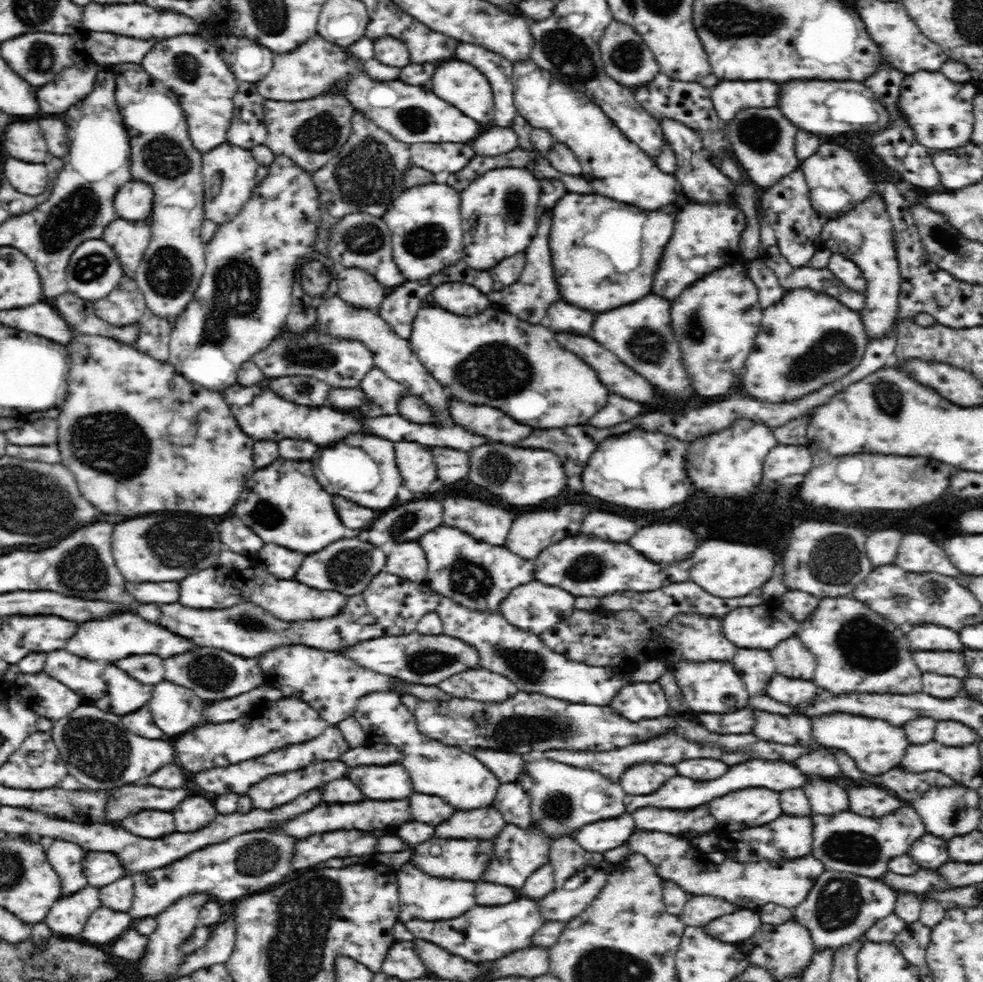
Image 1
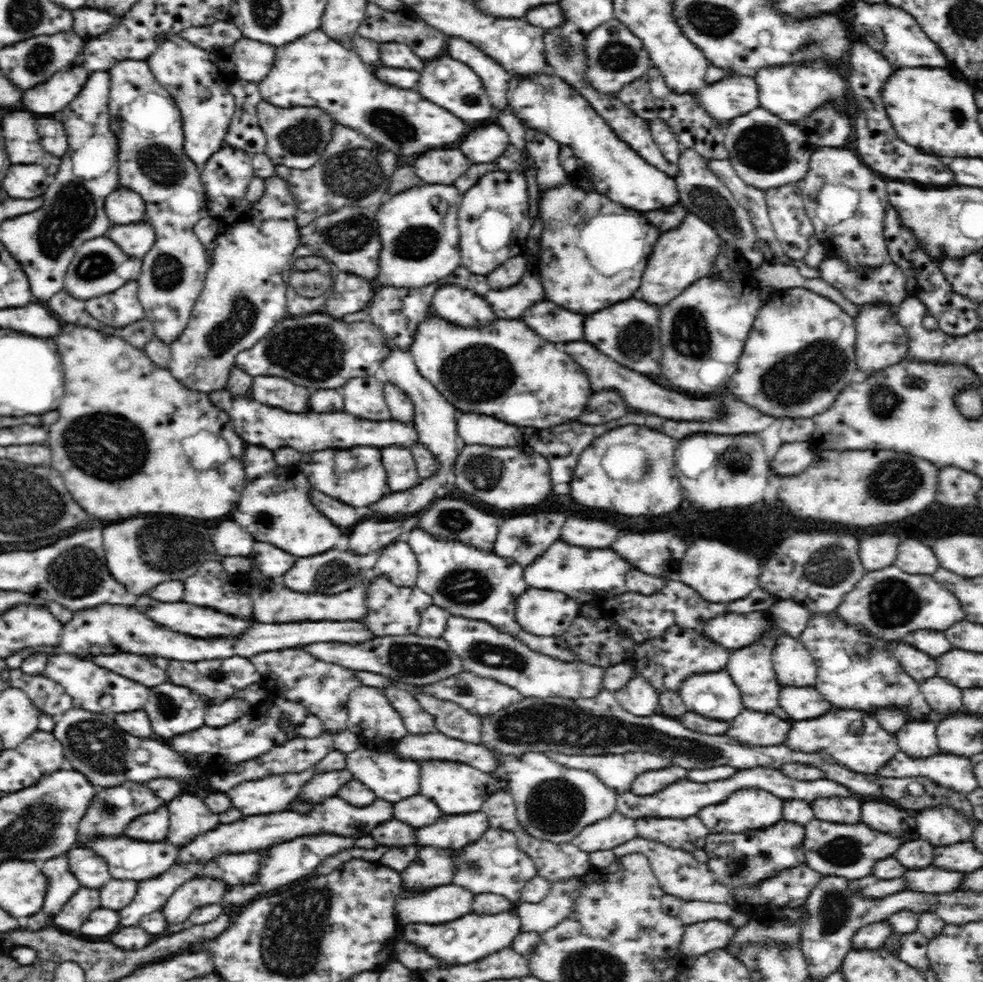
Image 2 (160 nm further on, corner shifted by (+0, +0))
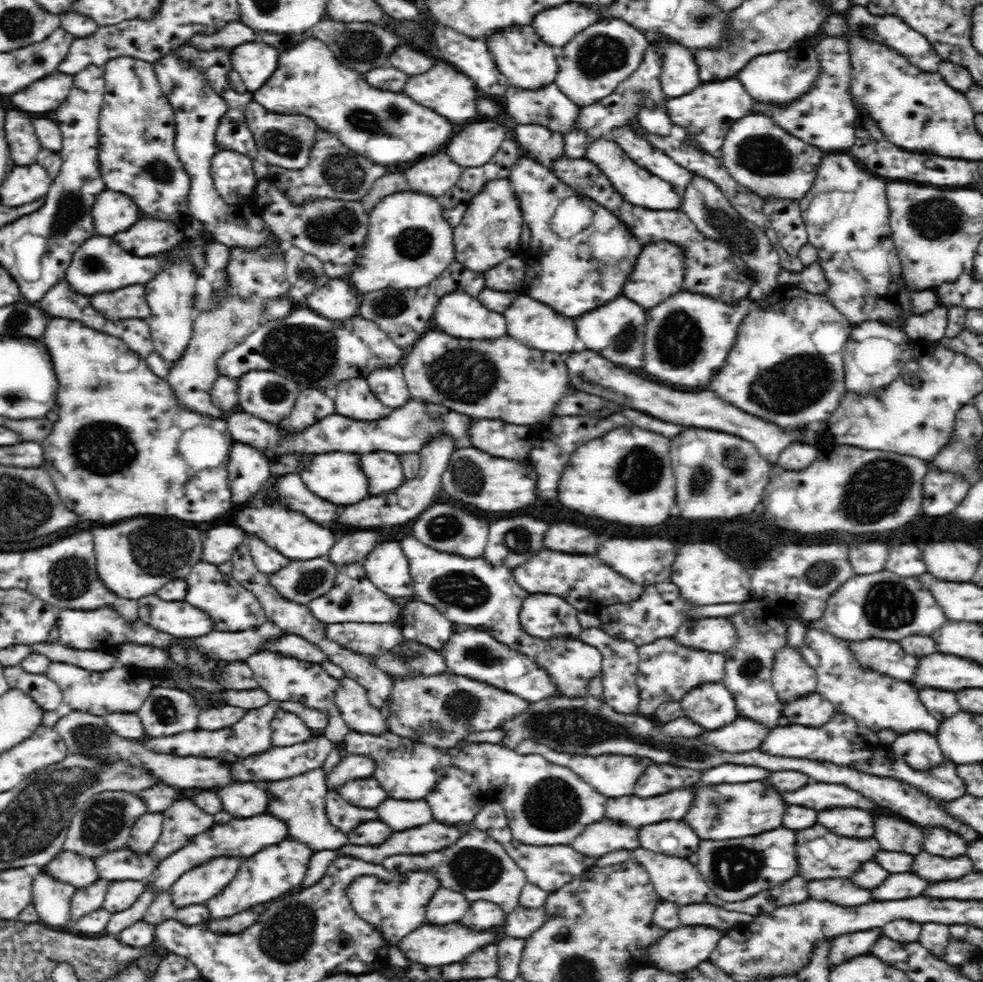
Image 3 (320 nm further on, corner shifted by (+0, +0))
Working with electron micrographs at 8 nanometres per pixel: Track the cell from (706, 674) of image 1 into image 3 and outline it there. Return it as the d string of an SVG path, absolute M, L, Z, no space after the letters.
M709 682L690 690L680 704L683 716L702 724L706 730L722 728L739 717L732 693L721 682Z

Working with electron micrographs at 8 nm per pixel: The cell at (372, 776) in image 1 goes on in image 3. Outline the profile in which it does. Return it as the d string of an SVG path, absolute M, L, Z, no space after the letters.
M350 732L346 736L346 750L350 754L370 754L376 762L374 778L388 792L388 798L396 800L424 800L440 780L440 764L447 764L447 758L444 758L444 762L440 760L442 756L446 756L445 750L440 749L438 754L438 749L430 744L400 738L392 732L380 735Z

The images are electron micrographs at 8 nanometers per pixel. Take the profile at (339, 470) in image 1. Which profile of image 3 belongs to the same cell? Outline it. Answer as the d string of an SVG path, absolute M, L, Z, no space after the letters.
M334 451L334 454L304 456L298 474L310 492L334 504L356 504L368 498L368 482L364 472L360 470L360 462L356 454L342 454L340 451Z

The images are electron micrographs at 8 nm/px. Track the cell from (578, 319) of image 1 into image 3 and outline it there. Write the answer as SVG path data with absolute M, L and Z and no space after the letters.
M520 294L517 296L518 298L512 299L510 306L502 313L506 322L506 333L510 337L530 344L530 346L538 346L538 350L558 352L558 354L584 350L584 344L576 334L576 326L574 326L572 318L564 318L562 314L556 314L550 306L546 306L542 302L536 302L532 298L520 296Z

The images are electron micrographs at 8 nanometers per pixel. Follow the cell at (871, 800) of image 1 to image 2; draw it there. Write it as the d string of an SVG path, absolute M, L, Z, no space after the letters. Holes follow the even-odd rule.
M882 802L862 804L861 821L870 829L882 831L882 833L892 832L893 836L910 836L910 840L916 840L919 836L914 818L908 816L906 810L898 810L890 804L882 804ZM900 832L910 832L910 834L900 834Z

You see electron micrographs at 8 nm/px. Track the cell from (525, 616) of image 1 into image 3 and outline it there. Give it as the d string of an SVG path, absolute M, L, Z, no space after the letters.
M530 594L521 606L522 629L541 639L578 639L578 609L554 594Z

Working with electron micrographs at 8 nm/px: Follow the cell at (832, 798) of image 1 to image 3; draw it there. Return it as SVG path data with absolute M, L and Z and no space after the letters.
M834 808L818 812L818 822L828 830L838 830L838 834L850 834L852 838L872 838L874 822L872 814L864 810Z

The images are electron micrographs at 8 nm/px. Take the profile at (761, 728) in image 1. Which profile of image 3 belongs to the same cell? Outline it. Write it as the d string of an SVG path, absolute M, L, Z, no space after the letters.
M739 716L720 730L704 732L700 738L710 738L718 750L756 750L766 736L768 730L760 722Z

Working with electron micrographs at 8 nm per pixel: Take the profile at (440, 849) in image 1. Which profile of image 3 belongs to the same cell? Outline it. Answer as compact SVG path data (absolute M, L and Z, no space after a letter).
M408 872L408 874L396 874L394 882L378 882L378 878L358 878L358 882L354 882L354 888L352 890L350 888L352 886L349 886L348 889L350 904L352 904L358 917L376 927L382 937L385 938L386 943L398 944L410 930L414 930L414 926L426 924L426 904L430 902L432 894L440 888L440 884L428 872L412 872L412 874Z

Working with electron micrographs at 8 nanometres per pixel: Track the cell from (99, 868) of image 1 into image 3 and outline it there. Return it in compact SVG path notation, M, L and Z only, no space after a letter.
M62 851L52 858L42 871L78 889L86 888L100 879L93 859Z

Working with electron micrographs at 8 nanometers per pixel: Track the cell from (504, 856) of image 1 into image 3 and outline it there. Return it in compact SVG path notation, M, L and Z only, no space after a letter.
M476 828L466 830L466 833L446 850L436 850L432 854L418 854L418 856L390 856L384 860L384 868L402 874L414 870L426 870L434 874L444 888L464 894L470 902L490 900L501 906L506 914L519 905L521 890L528 883L525 872L504 850L502 843L498 843L496 839L490 838L489 834Z

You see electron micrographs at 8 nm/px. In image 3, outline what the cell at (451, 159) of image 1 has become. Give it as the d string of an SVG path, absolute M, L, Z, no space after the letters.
M438 154L412 165L404 172L404 177L408 181L408 190L441 198L457 184L462 171L463 168L448 155Z

